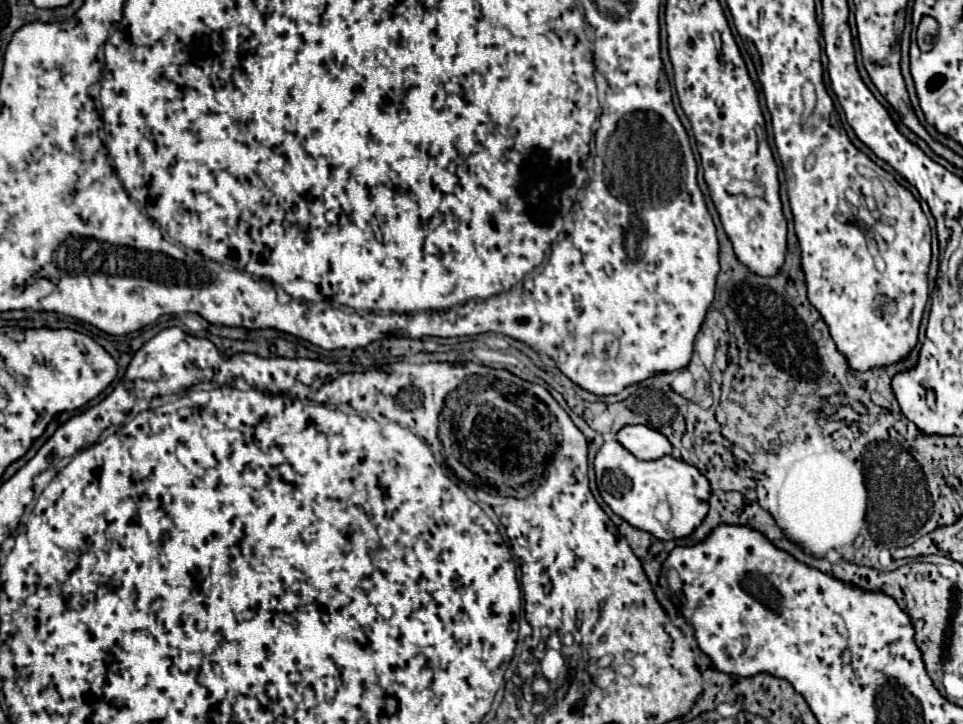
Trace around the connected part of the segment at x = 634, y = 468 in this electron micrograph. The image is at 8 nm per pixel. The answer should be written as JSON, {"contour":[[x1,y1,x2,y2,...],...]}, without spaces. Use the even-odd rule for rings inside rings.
{"contour":[[604,442,594,460,596,484,604,502,614,514,624,518,634,528,646,530,660,540,684,538,688,536,708,514,710,484,708,480,690,464,674,456,662,456,660,460,638,460,620,442],[660,500,672,506,672,520,668,526,660,526,654,518,654,508]]}

